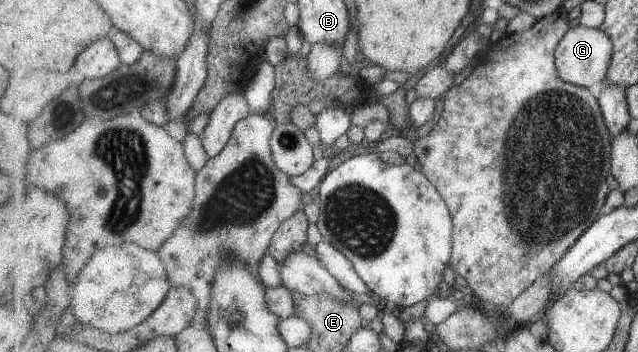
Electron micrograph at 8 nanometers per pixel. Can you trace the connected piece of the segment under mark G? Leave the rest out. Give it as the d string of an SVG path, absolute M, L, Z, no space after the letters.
M582 24L565 33L564 39L556 48L556 69L561 80L583 88L593 87L608 77L613 60L614 46L607 33L598 28L587 28Z

